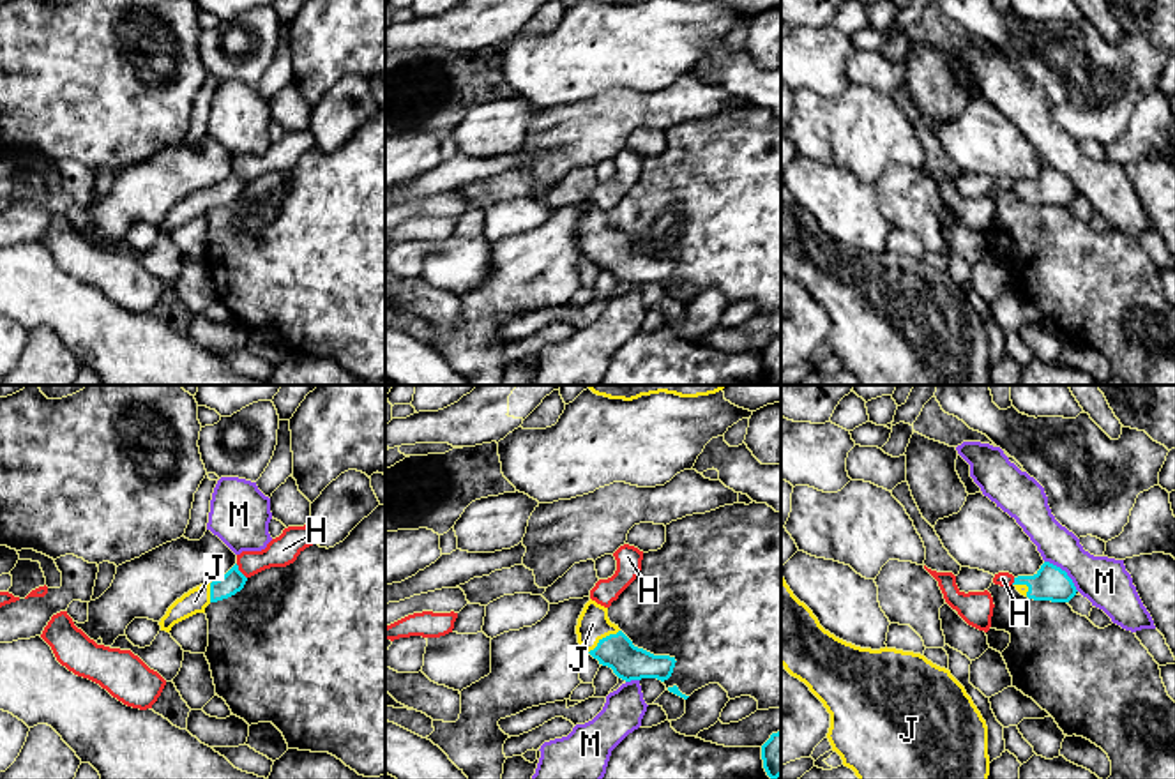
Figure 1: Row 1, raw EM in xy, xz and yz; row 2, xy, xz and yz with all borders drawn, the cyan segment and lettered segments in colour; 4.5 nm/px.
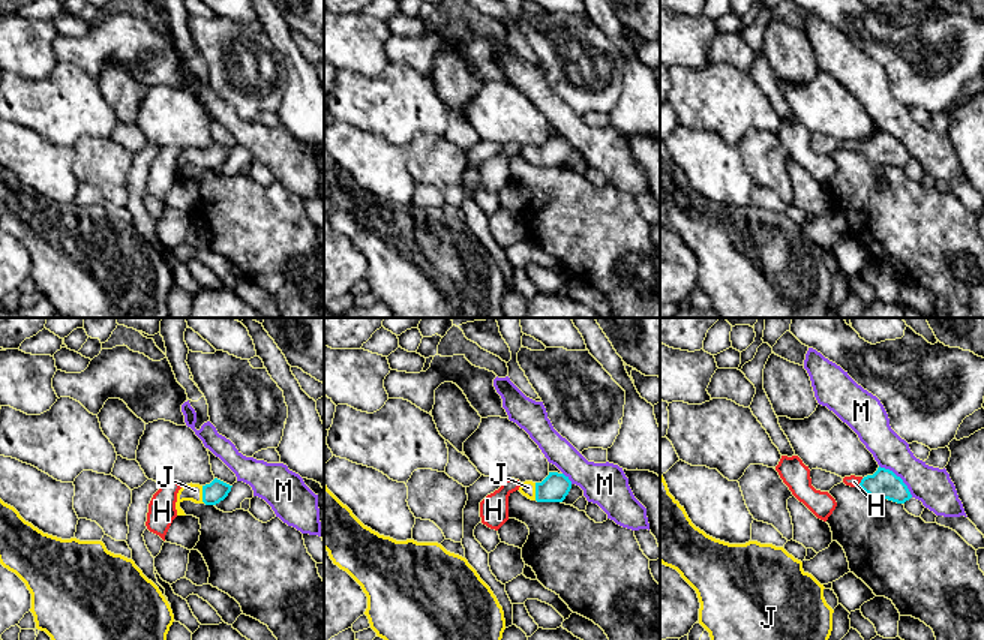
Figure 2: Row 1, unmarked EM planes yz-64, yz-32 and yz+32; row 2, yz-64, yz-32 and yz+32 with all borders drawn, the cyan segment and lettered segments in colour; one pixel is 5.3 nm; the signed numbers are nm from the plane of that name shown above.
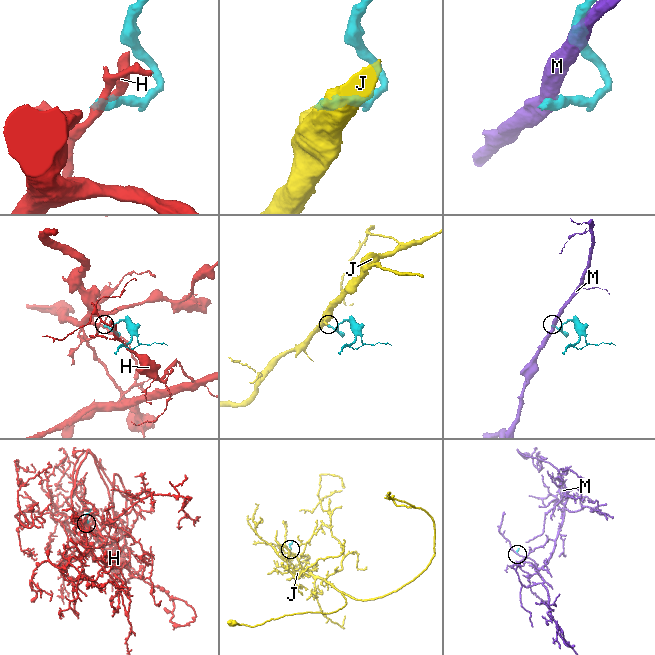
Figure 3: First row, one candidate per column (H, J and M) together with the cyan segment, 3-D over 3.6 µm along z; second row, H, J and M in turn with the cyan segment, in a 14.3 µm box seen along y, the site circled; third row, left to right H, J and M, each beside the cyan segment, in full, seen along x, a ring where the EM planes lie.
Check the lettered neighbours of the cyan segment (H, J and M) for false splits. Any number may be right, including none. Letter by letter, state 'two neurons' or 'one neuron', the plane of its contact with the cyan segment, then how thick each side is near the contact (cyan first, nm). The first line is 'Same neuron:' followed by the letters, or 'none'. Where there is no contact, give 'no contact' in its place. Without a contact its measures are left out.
Same neuron: J
H: two neurons | xy | 100/140 nm
J: one neuron | xz | 160/140 nm
M: two neurons | yz | 160/220 nm

